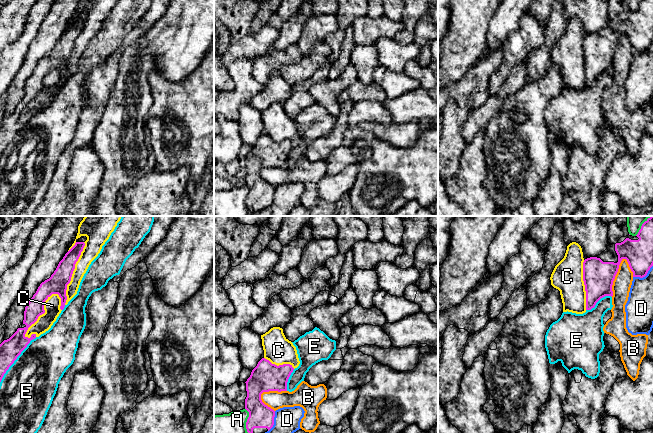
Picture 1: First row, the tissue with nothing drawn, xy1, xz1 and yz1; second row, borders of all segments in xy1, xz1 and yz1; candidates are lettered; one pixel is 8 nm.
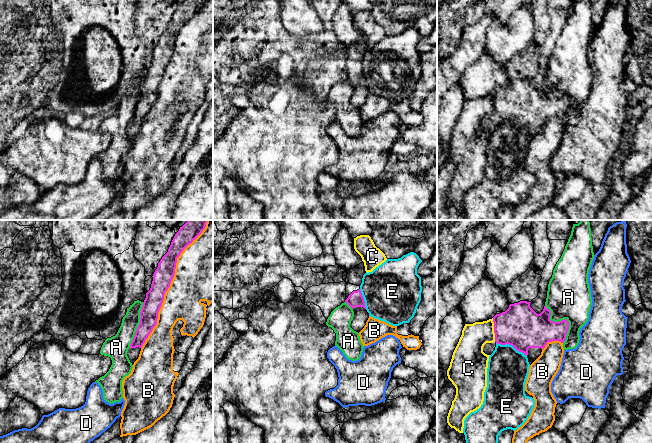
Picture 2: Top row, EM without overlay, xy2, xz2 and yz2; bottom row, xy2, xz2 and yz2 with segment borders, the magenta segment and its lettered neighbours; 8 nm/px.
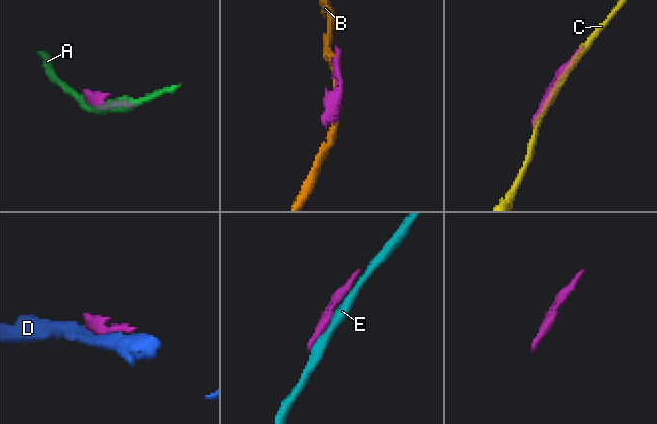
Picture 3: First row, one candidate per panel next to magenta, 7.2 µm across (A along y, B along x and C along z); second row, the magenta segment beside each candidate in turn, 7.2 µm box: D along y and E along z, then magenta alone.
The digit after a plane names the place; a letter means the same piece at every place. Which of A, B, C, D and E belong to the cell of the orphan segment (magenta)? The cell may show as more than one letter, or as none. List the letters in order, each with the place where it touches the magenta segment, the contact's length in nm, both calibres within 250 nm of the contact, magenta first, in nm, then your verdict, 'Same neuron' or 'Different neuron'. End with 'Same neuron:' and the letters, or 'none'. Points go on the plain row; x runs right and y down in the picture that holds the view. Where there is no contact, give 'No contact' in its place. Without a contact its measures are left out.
A: Touches magenta at yz2 (562, 96). Shared border 340 nm. Thickness 280 nm (magenta) against 360 nm. Different neuron
B: Touches magenta at xy2 (169, 62). Shared border 1150 nm. Thickness 160 nm (magenta) against 380 nm. Different neuron
C: Touches magenta at xy1 (42, 89). Shared border 440 nm. Thickness 140 nm (magenta) against 130 nm. Different neuron
D: Touches magenta at yz1 (644, 52). Shared border 190 nm. Thickness 220 nm (magenta) against 220 nm. Different neuron
E: Touches magenta at xy1 (16, 134). Shared border 460 nm. Thickness 170 nm (magenta) against 440 nm. Different neuron
Same neuron: none

